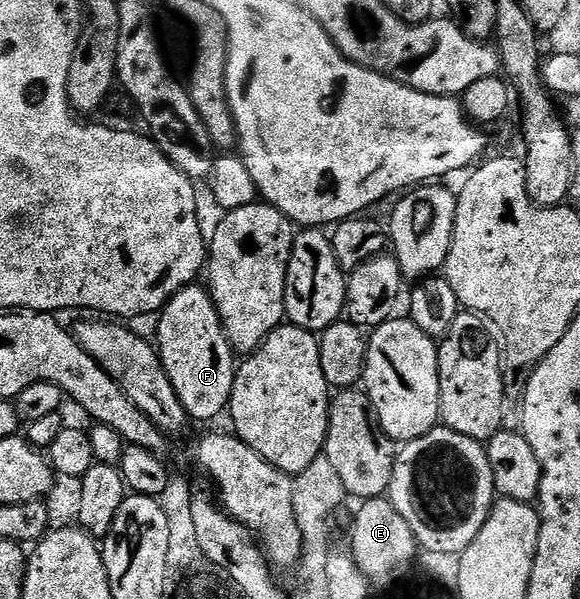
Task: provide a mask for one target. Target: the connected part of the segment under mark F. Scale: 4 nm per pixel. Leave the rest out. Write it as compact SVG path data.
M195 282L181 288L166 303L158 320L156 347L164 370L184 406L187 417L198 420L214 420L227 411L234 373L236 353L222 325L214 300L201 283Z

